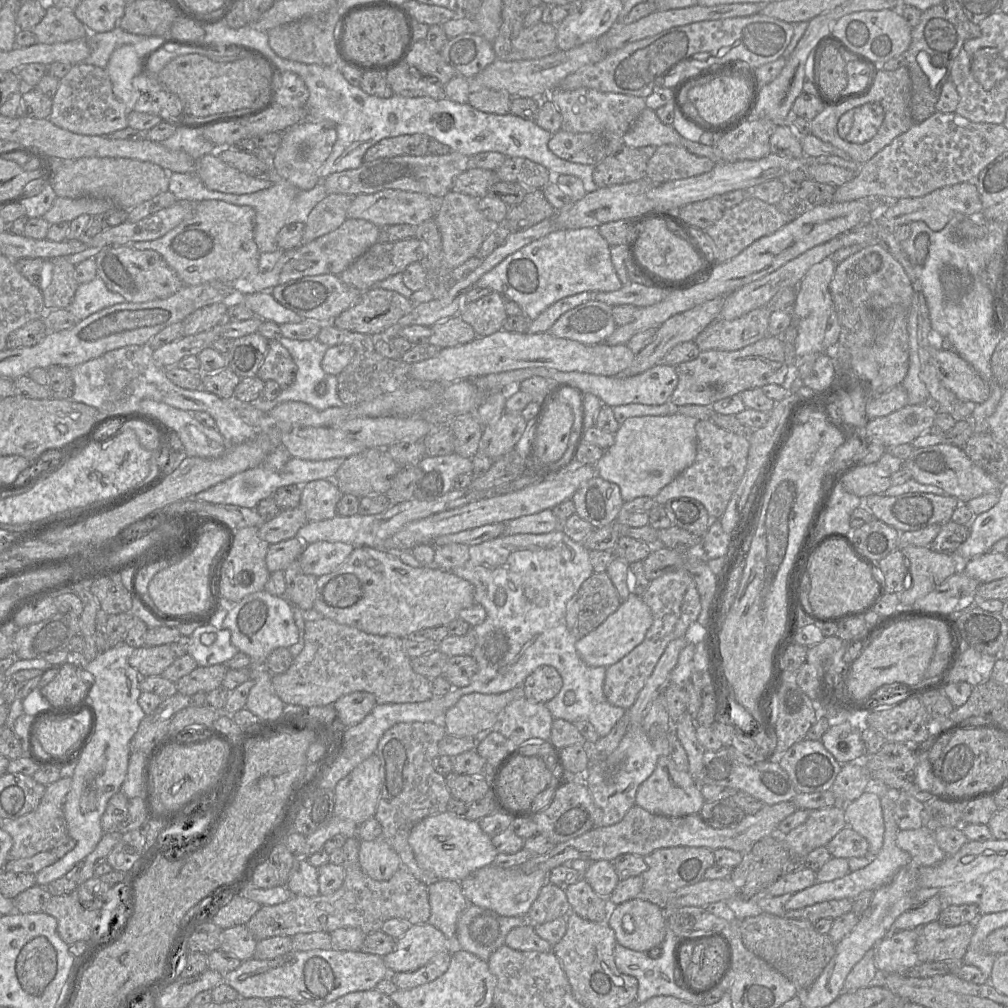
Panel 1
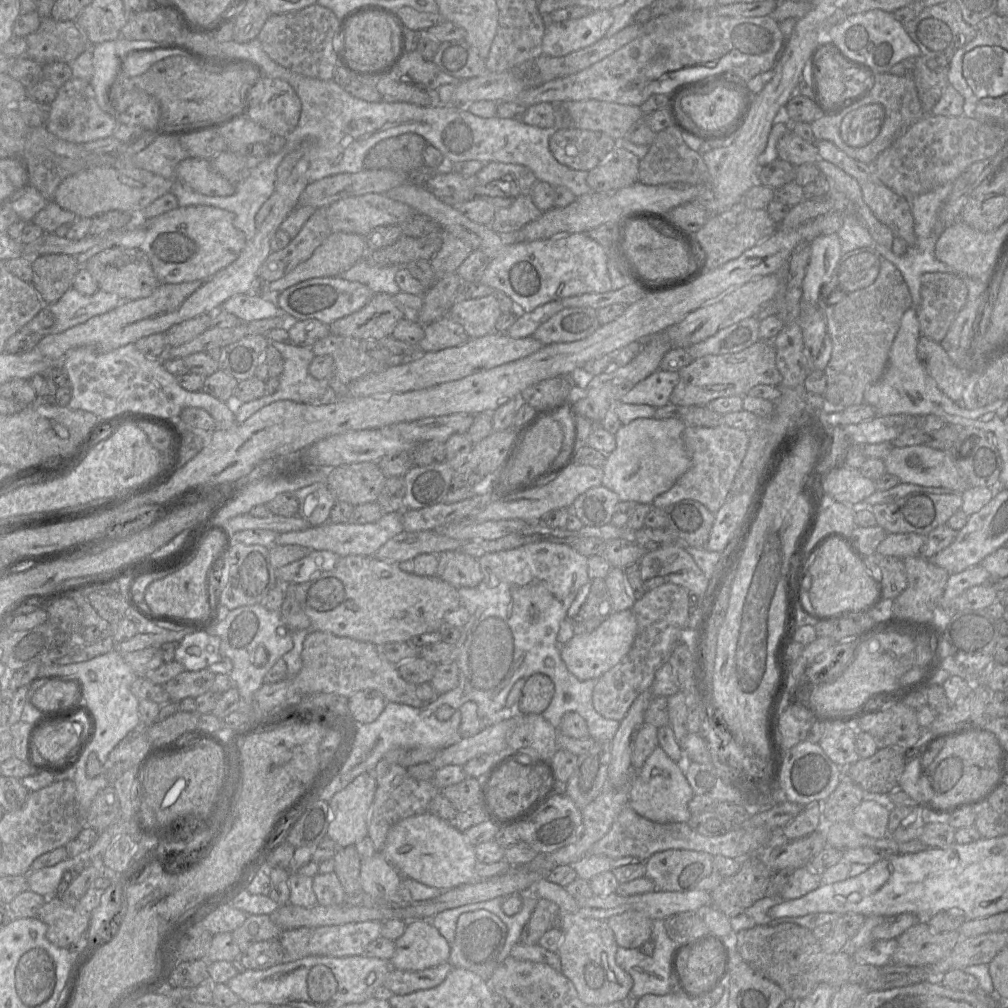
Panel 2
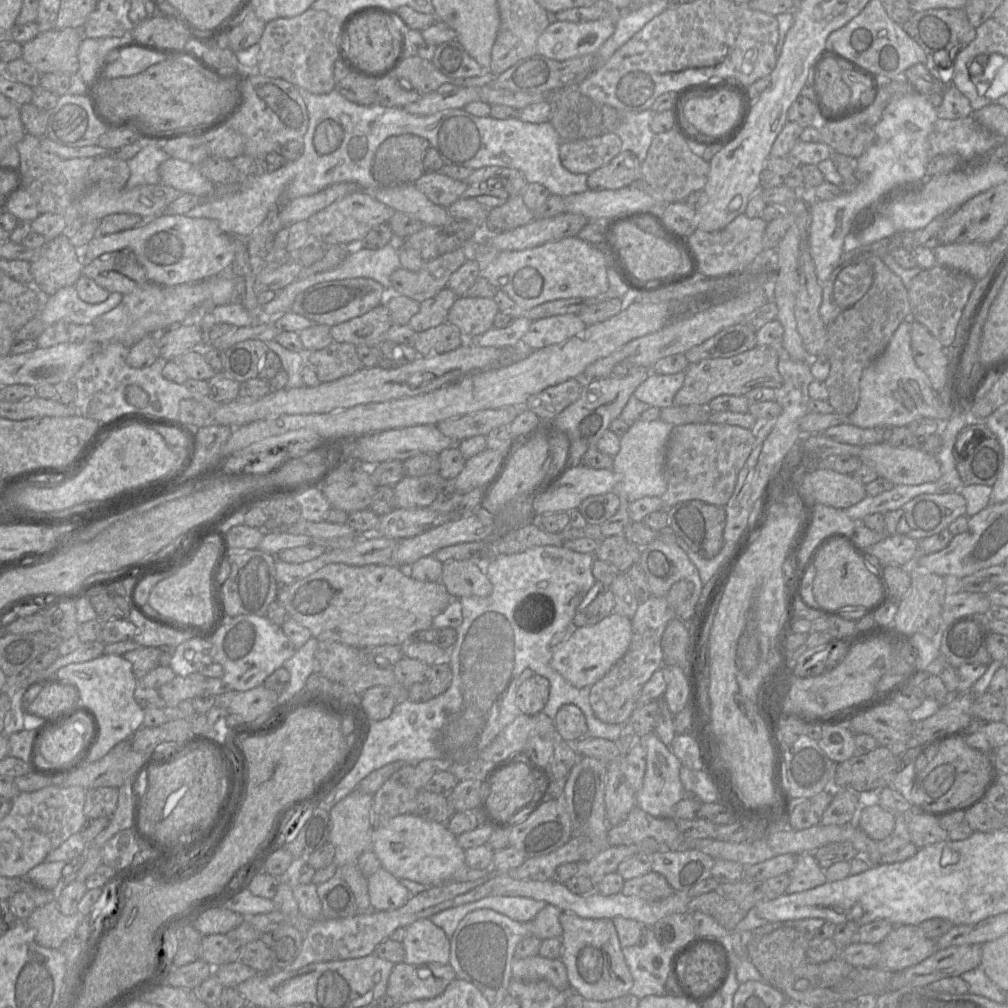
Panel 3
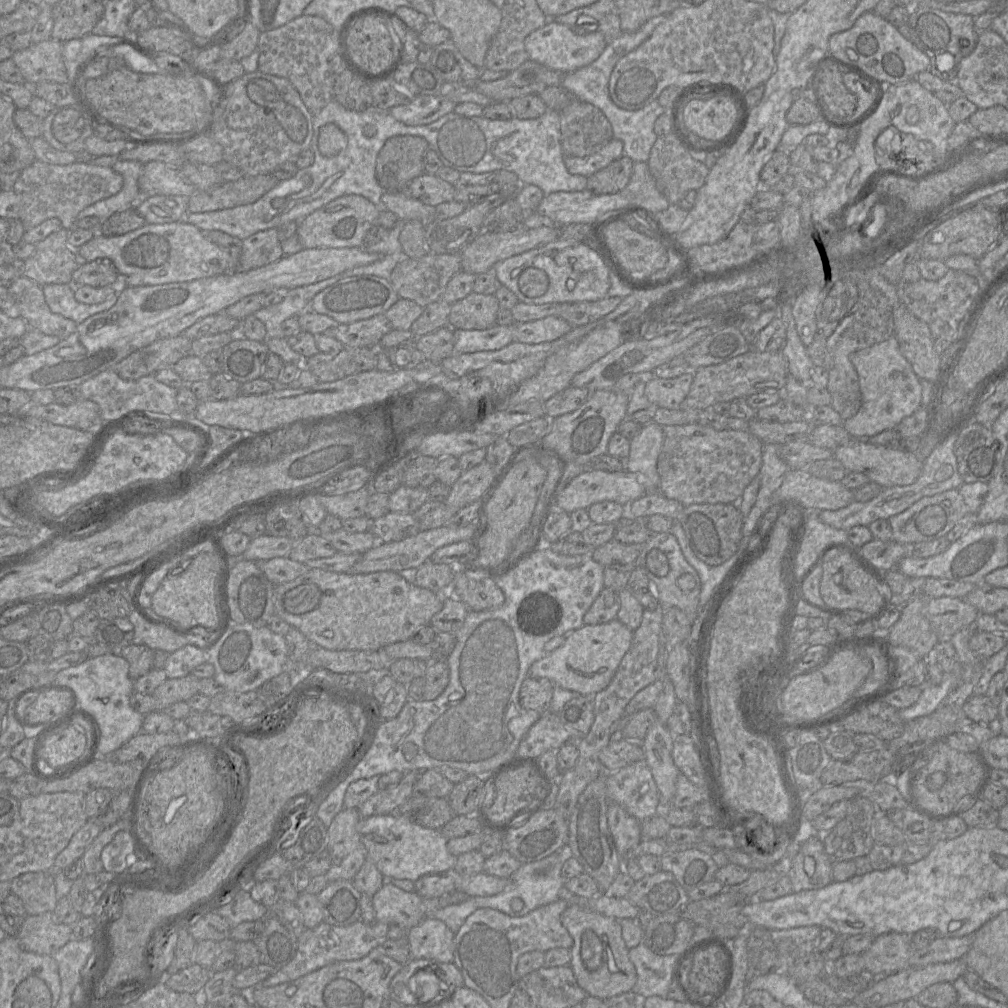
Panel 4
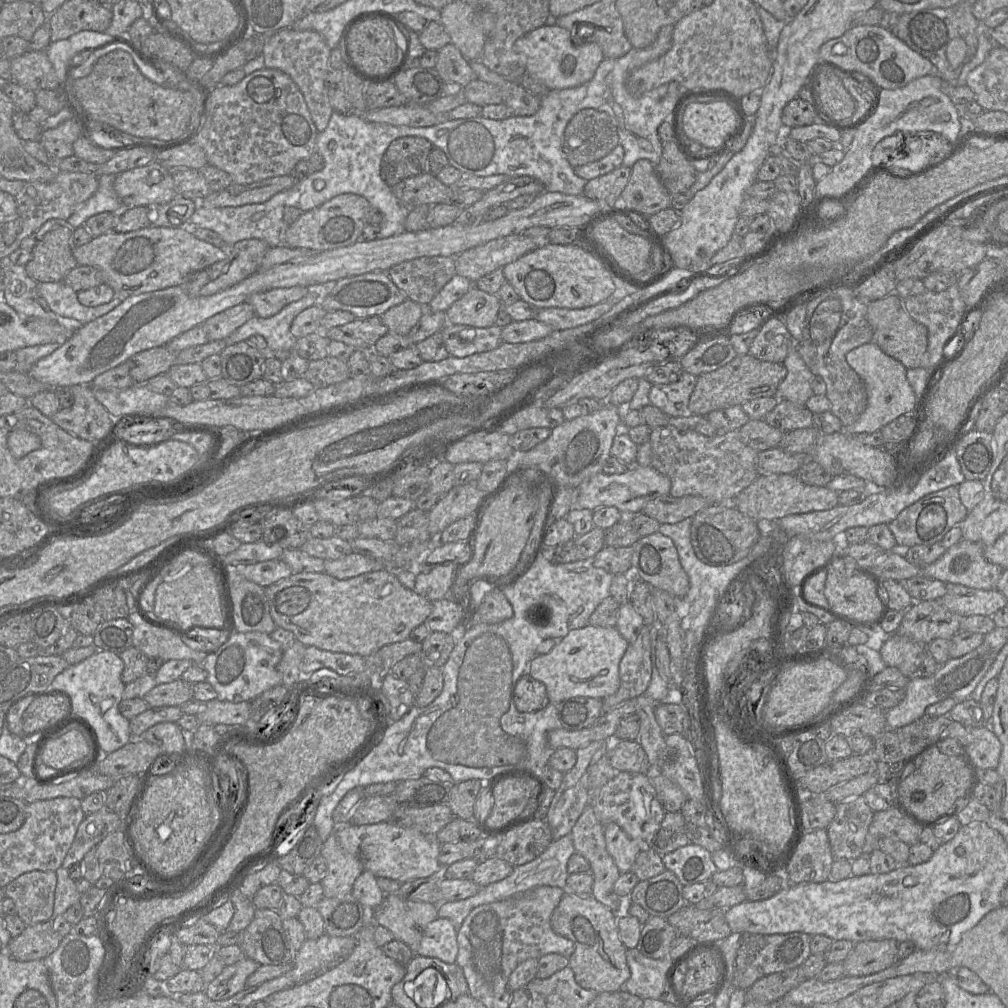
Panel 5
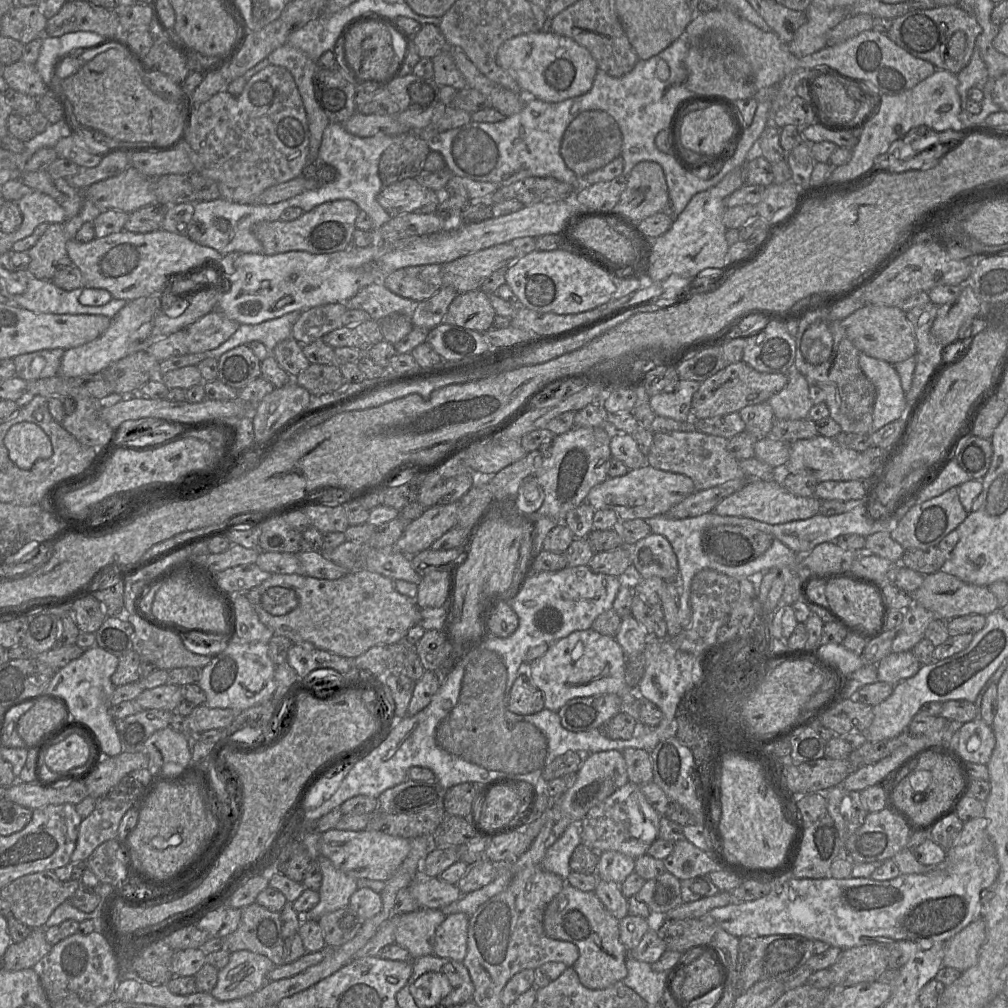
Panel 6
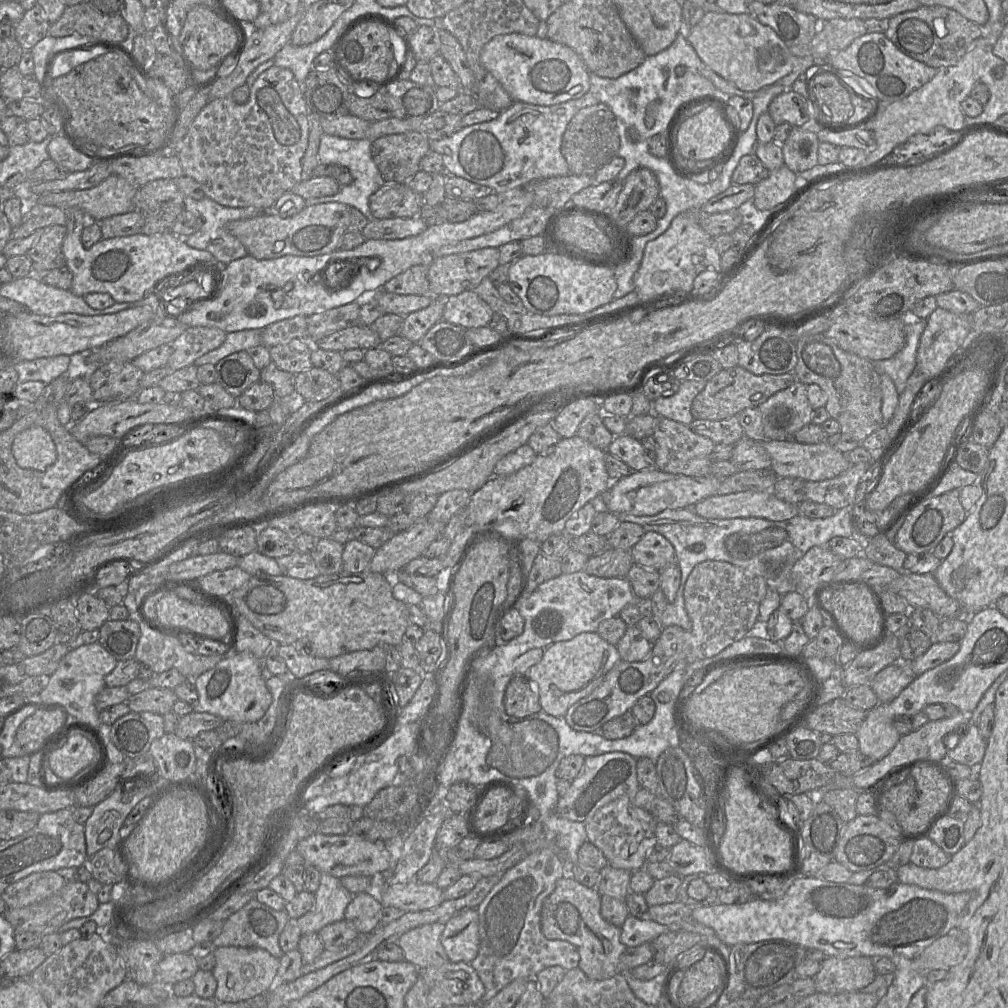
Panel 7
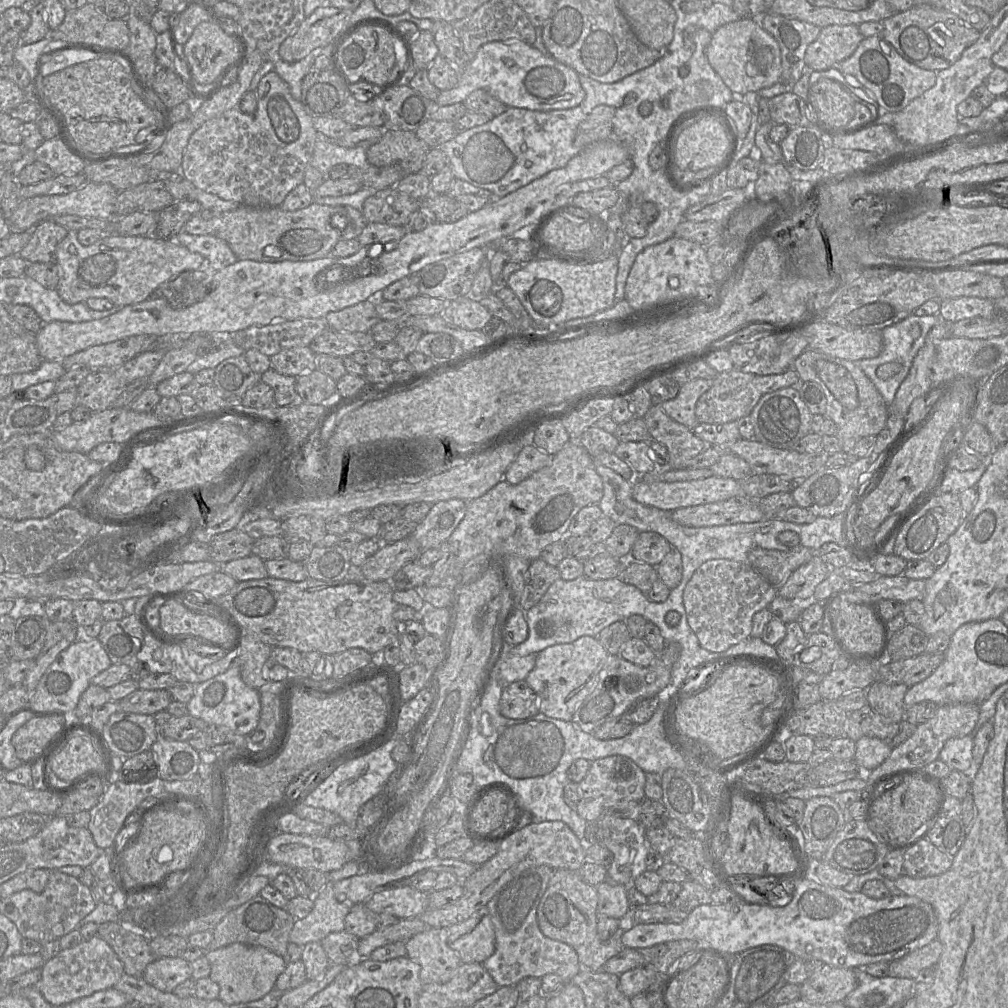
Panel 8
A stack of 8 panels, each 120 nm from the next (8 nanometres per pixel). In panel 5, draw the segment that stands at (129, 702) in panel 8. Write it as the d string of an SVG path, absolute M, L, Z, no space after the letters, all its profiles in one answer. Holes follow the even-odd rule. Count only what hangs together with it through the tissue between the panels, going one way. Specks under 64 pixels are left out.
M181 678L157 684L143 697L150 707L180 707L191 698L193 698L193 684Z

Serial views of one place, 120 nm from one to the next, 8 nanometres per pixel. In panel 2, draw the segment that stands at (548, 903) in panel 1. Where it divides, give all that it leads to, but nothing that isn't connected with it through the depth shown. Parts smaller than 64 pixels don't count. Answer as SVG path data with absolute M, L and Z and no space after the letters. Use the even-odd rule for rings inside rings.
M538 898L536 907L522 930L520 942L526 945L538 944L547 930L552 927L560 928L560 914L562 912L556 903Z

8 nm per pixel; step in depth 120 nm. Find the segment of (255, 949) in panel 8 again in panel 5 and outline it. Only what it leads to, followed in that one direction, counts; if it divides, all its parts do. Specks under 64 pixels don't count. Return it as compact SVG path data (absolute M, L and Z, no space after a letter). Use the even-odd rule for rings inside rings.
M245 957L226 966L218 977L206 985L204 991L213 1001L229 999L246 988L246 980L259 966L256 961Z

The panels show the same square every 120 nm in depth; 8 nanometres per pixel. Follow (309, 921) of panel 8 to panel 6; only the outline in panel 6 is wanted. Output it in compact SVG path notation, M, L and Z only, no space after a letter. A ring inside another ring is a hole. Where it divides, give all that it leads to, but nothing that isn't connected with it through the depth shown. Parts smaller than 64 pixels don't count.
M319 855L317 858L322 882L318 890L320 900L304 918L319 920L323 915L349 906L351 895L358 889L358 879L337 869L332 862Z

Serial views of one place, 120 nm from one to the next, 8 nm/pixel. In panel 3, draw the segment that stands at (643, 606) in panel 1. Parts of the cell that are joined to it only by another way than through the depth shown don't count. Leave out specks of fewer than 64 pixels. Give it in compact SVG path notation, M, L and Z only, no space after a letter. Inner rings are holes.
M612 612L592 626L572 627L567 639L552 647L550 665L576 688L590 687L626 653L632 637L631 619Z

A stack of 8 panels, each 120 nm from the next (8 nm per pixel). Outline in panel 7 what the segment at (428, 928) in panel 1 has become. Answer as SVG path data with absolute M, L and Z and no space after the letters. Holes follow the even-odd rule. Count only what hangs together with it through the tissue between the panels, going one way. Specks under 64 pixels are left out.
M466 909L445 923L440 941L450 962L470 963L479 950L477 909Z

